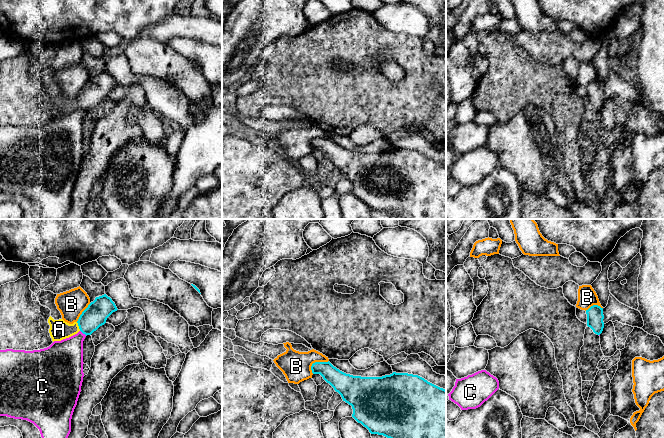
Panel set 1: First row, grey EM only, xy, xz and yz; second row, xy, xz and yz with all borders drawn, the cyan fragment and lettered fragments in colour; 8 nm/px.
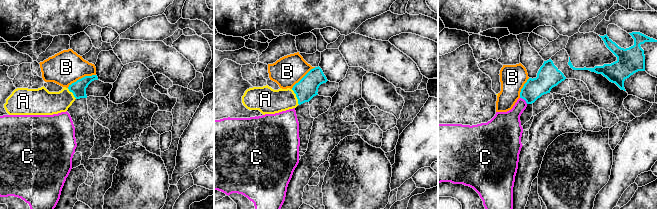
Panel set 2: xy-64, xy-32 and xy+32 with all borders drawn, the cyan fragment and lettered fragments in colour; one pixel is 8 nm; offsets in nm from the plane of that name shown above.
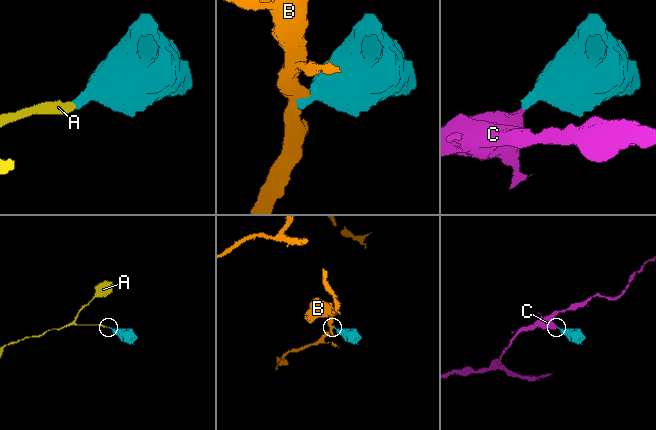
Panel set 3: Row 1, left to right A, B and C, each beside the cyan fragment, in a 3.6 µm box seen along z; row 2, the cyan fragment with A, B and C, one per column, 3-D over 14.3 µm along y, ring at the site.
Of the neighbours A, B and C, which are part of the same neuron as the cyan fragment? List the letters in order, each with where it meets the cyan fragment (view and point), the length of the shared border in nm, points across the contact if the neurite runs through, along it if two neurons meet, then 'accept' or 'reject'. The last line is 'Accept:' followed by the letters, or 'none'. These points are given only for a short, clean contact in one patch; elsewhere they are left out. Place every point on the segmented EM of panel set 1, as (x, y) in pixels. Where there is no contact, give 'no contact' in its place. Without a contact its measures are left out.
A: meets cyan in xy at (78, 325); contact 80 nm long; runs through xy (95, 315), (86, 324), (78, 325), (73, 329), (59, 329); accept
B: meets cyan in xz at (316, 362); contact 170 nm long; border along xz (328, 360), (314, 362), (311, 366), (311, 372); reject
C: meets cyan in xy at (83, 333); contact 70 nm long; border along xy (80, 330), (86, 335); reject
Accept: A

